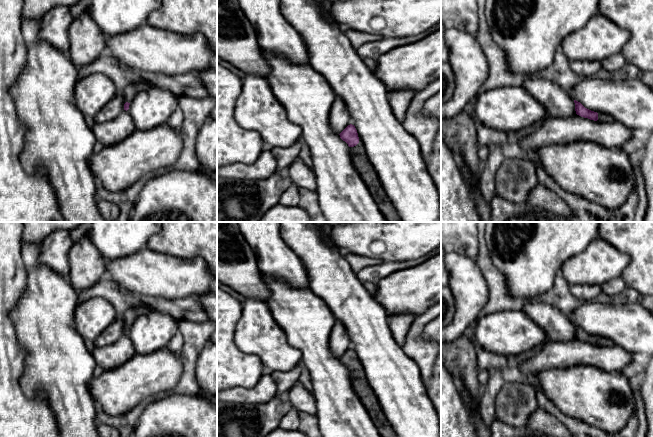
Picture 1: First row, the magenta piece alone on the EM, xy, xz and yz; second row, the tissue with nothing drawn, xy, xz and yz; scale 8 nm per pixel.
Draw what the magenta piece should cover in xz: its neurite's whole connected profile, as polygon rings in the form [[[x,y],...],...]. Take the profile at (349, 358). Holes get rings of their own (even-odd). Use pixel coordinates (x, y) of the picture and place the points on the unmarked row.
[[[348,349],[340,358],[340,362],[350,371],[350,379],[355,393],[365,406],[374,425],[382,437],[397,437],[394,429],[386,419],[378,403],[367,377],[363,371],[354,349]]]

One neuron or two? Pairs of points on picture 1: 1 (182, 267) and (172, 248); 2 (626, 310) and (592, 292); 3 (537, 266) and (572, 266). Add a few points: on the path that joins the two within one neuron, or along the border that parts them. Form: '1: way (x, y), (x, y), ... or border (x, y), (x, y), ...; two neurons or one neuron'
1: border (154, 251), (182, 258), (201, 257); two neurons
2: border (593, 299), (582, 302); two neurons
3: border (581, 252), (571, 256), (561, 269); two neurons

